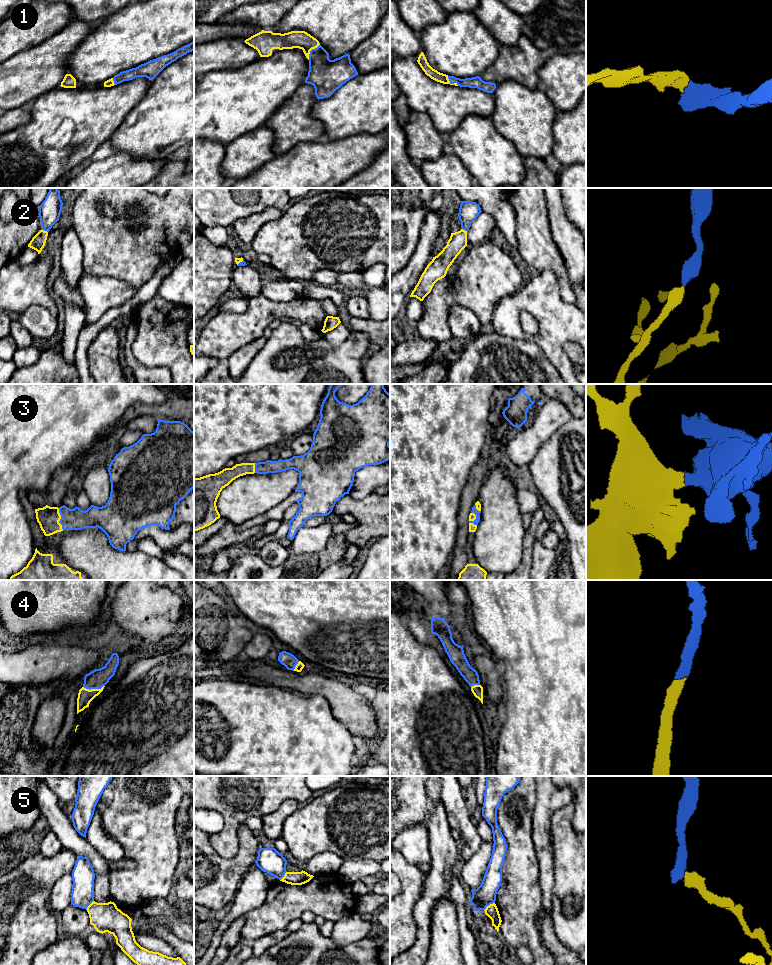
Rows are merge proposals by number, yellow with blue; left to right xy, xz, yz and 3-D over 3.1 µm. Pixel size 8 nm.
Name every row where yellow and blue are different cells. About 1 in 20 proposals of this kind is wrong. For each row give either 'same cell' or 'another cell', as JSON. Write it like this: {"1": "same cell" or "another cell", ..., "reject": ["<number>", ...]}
{"1": "same cell", "2": "same cell", "3": "same cell", "4": "same cell", "5": "another cell", "reject": ["5"]}

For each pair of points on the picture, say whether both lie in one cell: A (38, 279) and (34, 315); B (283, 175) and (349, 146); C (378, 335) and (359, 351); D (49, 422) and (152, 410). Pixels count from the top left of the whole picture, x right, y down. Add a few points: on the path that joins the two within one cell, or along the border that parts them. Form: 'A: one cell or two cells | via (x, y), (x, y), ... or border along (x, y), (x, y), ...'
A: two cells | border along (55, 315), (41, 306), (30, 305), (14, 316)
B: one cell | via (299, 175), (306, 175), (314, 169), (333, 162)
C: two cells | border along (351, 330), (364, 332), (371, 342)
D: two cells | border along (146, 404), (133, 403), (123, 416), (107, 429)

